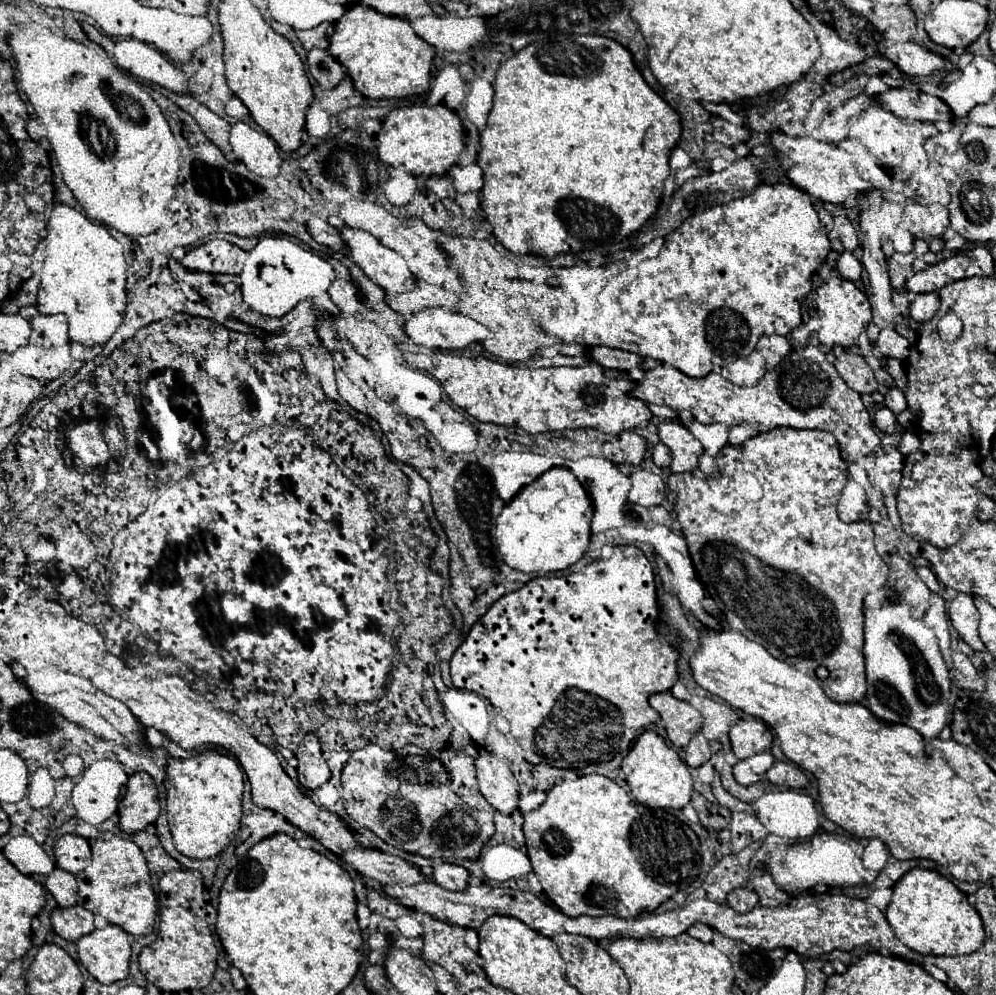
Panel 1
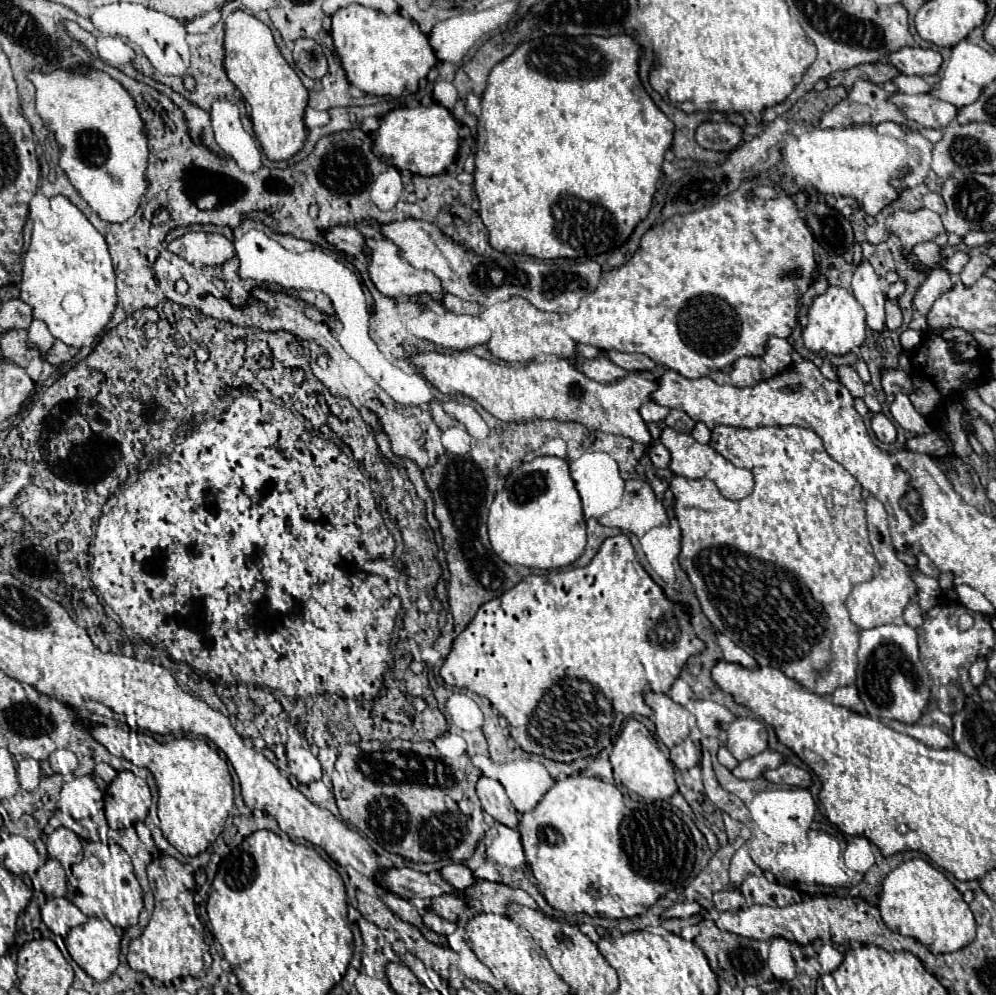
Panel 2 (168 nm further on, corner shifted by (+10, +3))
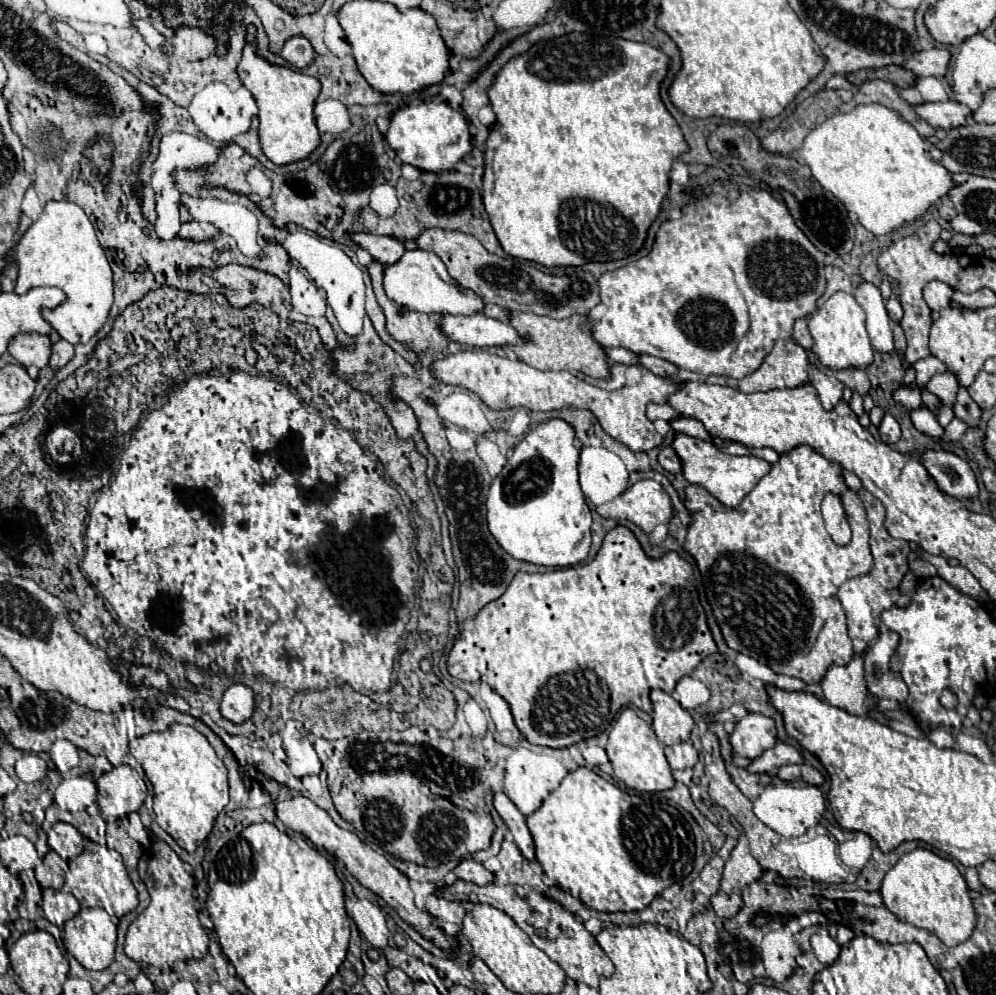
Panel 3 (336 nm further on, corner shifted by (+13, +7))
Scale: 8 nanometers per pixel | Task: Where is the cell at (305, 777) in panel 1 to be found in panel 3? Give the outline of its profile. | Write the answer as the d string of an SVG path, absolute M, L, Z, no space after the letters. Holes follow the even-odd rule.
M287 721L283 729L283 747L287 753L287 765L295 777L319 775L321 761L313 749L313 743L307 739L309 731L299 721Z

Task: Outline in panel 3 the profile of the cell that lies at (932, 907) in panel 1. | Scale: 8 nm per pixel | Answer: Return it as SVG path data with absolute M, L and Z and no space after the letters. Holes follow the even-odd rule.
M915 849L899 859L899 863L885 875L881 885L885 907L915 927L935 933L947 947L967 941L975 929L977 917L969 897L965 877L951 859L943 859L931 849Z

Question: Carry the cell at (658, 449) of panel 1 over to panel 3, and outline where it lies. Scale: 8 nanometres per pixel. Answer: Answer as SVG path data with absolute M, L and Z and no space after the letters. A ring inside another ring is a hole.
M663 447L659 453L659 465L669 473L681 473L683 465L679 455L673 451L673 447Z

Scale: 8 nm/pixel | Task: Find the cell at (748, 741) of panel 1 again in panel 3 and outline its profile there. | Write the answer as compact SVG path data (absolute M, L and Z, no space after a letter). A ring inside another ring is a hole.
M749 713L735 725L731 733L733 753L749 759L757 759L761 753L775 747L775 743L777 743L775 721L761 713Z

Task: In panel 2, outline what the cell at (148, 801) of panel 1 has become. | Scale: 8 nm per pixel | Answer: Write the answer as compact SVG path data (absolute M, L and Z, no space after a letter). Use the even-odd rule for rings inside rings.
M120 771L104 797L104 811L110 829L124 829L132 827L136 821L144 821L151 803L147 782L132 771Z

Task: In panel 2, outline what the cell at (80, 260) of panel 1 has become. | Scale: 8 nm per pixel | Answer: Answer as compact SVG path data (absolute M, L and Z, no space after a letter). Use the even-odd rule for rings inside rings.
M66 197L50 199L56 225L34 221L32 241L24 255L20 299L34 309L34 317L48 325L48 331L66 345L86 347L106 329L116 309L114 267L104 237Z

